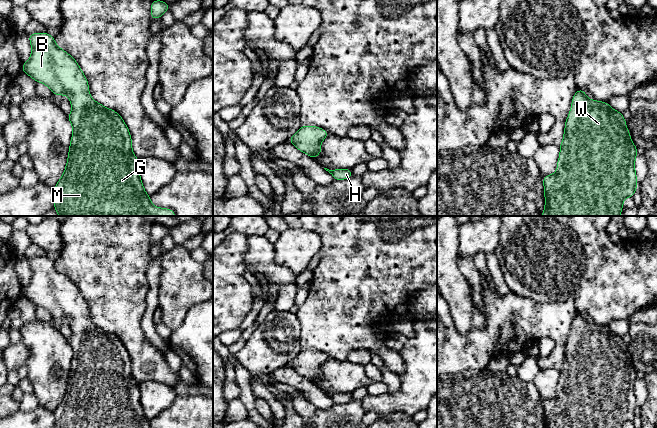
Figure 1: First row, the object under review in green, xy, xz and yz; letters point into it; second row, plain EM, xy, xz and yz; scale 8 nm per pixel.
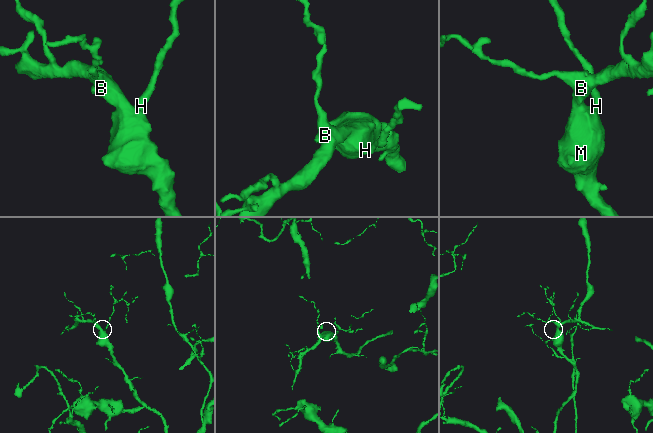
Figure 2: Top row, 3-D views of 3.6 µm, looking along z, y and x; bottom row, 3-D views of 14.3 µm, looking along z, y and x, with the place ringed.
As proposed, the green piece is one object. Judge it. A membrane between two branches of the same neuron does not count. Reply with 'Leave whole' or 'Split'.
Leave whole

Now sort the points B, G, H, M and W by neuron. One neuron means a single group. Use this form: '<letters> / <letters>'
B G H M W

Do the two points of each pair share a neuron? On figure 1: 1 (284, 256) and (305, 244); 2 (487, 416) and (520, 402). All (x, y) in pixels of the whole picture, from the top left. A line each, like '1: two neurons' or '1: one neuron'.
1: one neuron
2: one neuron

